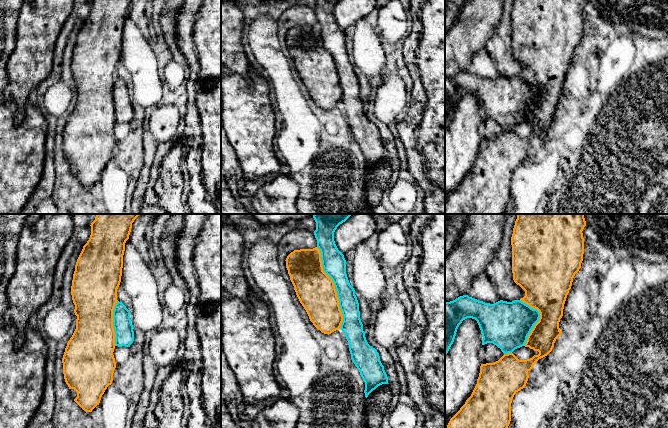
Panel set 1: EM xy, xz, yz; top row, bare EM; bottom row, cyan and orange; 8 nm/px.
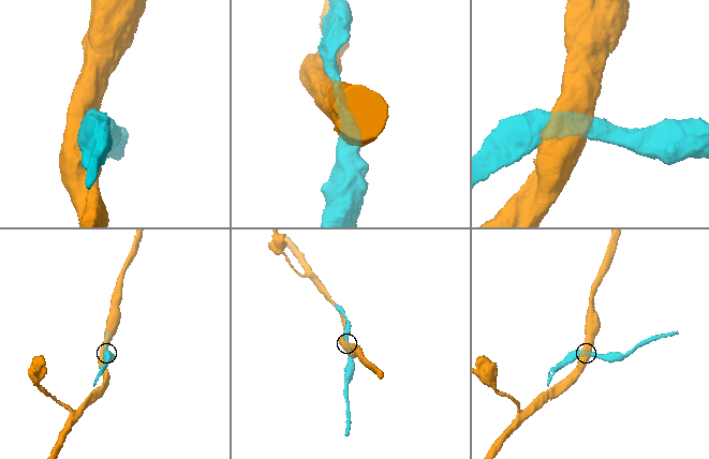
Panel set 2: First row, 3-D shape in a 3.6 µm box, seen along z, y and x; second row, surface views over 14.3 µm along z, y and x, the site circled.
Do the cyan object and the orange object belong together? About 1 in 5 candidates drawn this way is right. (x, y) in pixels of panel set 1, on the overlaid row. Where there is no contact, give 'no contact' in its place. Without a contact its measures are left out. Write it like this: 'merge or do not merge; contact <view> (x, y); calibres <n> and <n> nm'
do not merge; contact xz (335, 287); calibres 190 and 300 nm

